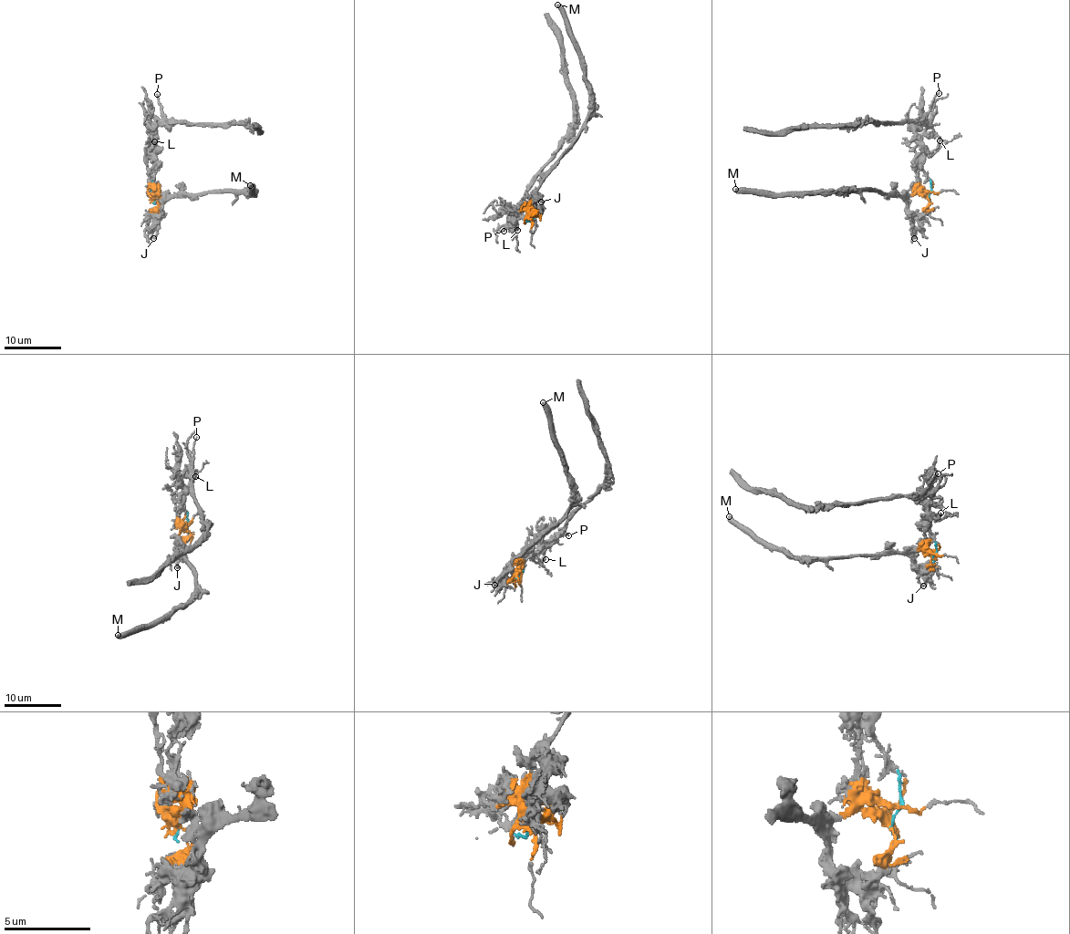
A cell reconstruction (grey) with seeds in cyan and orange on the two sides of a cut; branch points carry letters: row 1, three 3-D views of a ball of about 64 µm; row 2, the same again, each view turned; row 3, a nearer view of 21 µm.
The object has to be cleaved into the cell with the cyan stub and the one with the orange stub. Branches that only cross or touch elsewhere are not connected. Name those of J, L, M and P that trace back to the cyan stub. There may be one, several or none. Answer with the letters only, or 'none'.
L, P

